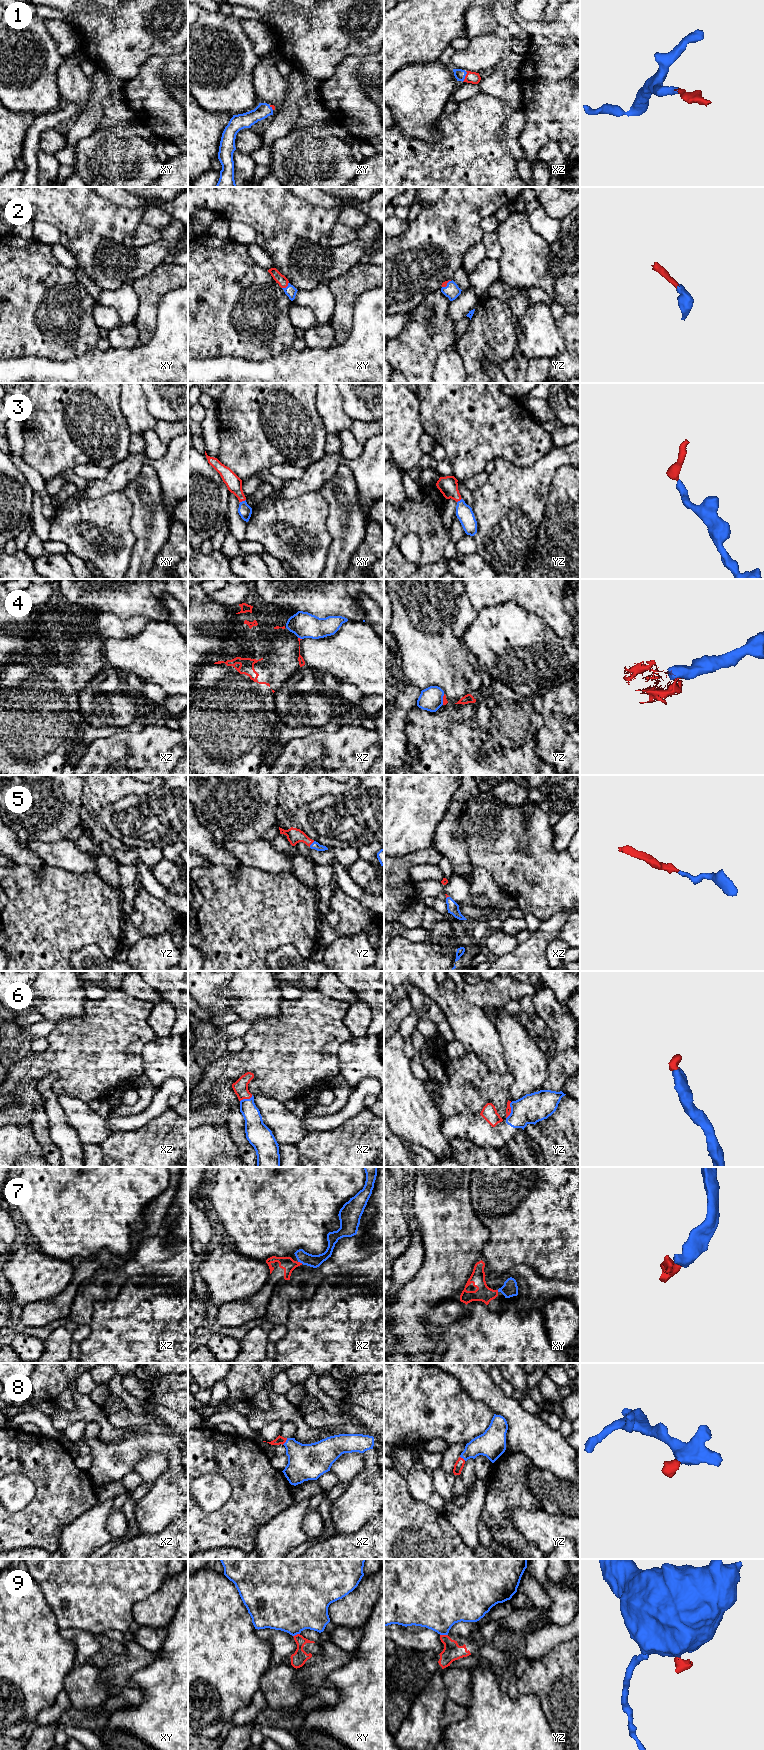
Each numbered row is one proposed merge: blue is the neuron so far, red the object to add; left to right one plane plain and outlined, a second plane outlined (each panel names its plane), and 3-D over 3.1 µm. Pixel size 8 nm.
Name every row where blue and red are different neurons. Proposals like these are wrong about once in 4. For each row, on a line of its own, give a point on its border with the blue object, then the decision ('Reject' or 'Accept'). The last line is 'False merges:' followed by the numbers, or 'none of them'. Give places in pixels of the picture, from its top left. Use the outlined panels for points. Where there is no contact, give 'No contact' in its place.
1: Touches blue at xz (465, 75). Accept
2: Touches blue at xy (287, 286). Accept
3: Touches blue at xy (242, 501). Accept
4: Touches blue at yz (442, 699). Reject
5: Touches blue at yz (311, 844). Accept
6: Touches blue at yz (511, 1110). Accept
7: Touches blue at xz (300, 1262). Accept
8: Touches blue at xz (286, 1441). Accept
9: Touches blue at yz (444, 1634). Reject
False merges: 4, 9

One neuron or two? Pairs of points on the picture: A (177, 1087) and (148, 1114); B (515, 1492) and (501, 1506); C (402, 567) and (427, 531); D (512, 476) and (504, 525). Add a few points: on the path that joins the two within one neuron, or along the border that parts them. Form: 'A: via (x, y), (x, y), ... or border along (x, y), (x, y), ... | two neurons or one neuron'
A: via (169, 1090), (156, 1106) | one neuron
B: via (511, 1496), (505, 1502) | one neuron
C: via (414, 566), (427, 555), (427, 543) | one neuron
D: via (512, 488), (512, 502), (504, 513) | one neuron

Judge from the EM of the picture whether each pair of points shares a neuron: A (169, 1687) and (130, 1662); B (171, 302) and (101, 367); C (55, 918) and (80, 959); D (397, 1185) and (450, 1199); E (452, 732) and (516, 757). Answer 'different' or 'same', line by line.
A: different
B: same
C: different
D: different
E: same

